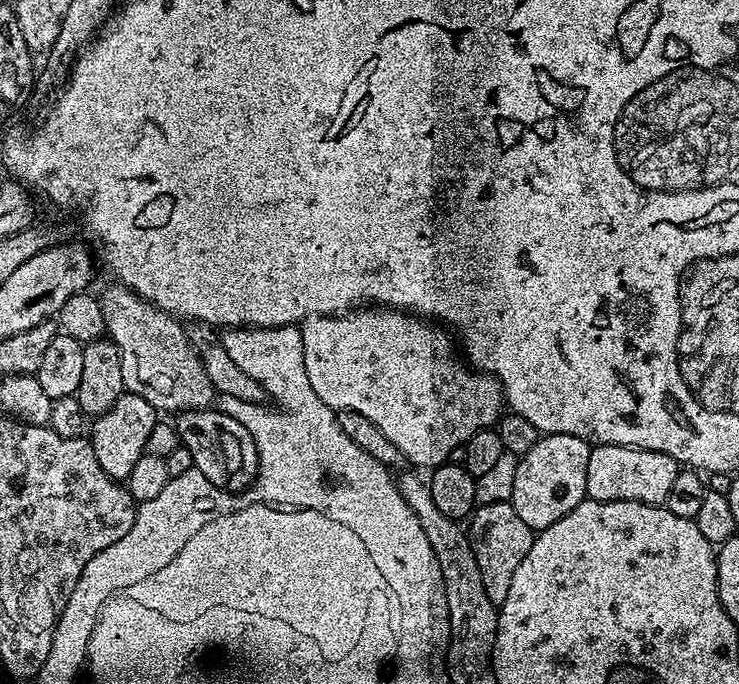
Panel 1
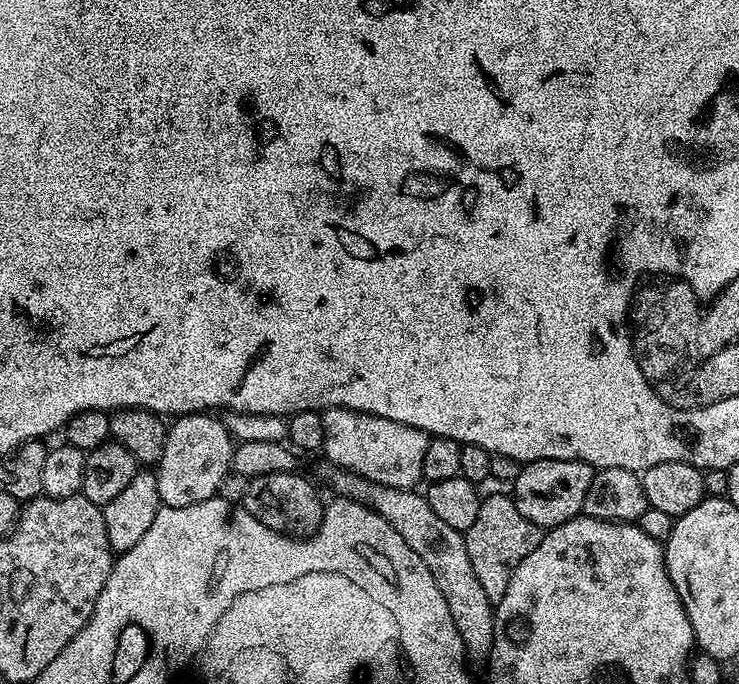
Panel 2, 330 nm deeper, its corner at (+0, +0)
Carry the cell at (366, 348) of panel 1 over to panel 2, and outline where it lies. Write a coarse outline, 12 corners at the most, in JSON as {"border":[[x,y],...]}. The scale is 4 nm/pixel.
{"border":[[326,408],[322,456],[371,484],[415,489],[427,432]]}

